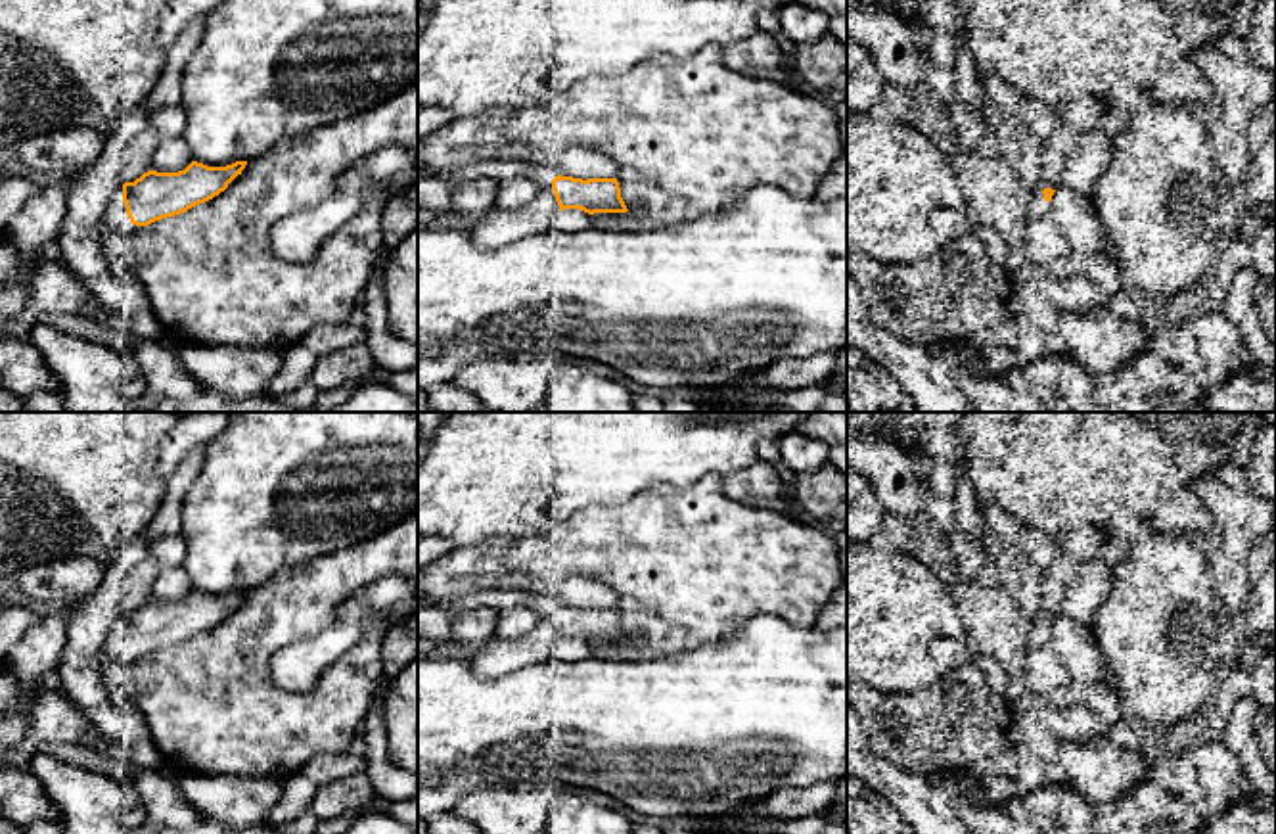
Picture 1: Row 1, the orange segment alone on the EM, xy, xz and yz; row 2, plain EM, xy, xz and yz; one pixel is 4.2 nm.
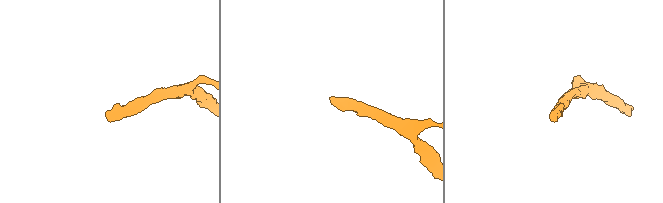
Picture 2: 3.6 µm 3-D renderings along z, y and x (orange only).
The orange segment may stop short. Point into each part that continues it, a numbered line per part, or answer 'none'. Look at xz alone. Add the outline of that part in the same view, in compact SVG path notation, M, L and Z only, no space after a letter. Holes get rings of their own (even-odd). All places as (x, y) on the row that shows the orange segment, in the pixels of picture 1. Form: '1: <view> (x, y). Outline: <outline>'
1: xz (497, 227). Outline: M552 182L538 188L535 199L519 209L489 209L469 230L469 238L479 247L502 247L527 234L538 234L550 226L559 211Z

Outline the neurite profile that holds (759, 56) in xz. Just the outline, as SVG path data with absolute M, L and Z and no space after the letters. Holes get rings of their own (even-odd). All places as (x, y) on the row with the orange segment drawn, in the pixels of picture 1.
M759 29L753 36L722 50L724 61L732 71L766 79L797 92L803 90L772 35Z

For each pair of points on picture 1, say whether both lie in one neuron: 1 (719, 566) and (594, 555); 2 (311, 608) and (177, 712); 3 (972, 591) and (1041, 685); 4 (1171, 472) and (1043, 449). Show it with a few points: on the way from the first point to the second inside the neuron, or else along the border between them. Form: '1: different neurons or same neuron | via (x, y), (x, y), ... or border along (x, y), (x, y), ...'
1: same neuron | via (688, 564), (671, 555), (625, 555)
2: same neuron | via (276, 622), (257, 639), (238, 647), (211, 677)
3: same neuron | via (987, 614), (1022, 662)
4: same neuron | via (1139, 449), (1075, 449)

